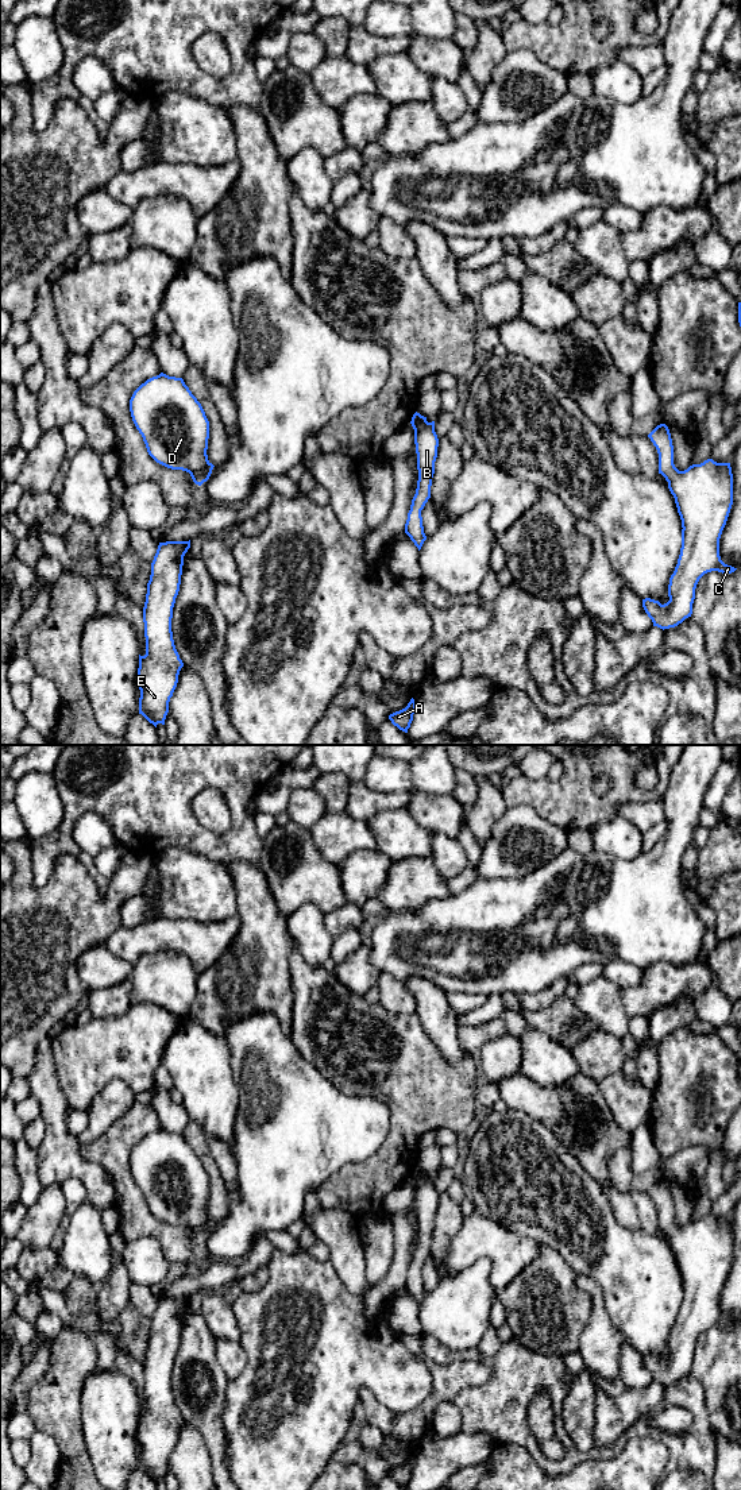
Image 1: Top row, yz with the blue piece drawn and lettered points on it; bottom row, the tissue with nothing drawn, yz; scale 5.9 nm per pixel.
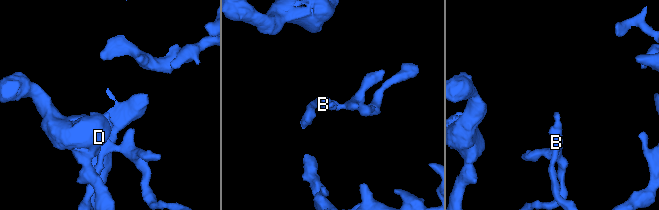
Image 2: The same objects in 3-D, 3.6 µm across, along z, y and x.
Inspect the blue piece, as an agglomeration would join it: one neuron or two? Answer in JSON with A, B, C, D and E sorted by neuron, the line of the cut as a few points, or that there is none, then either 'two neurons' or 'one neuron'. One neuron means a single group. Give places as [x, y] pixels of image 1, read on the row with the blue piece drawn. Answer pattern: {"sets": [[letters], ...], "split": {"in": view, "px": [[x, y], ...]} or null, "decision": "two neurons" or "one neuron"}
{"sets": [["A", "B", "C", "D", "E"]], "split": null, "decision": "one neuron"}

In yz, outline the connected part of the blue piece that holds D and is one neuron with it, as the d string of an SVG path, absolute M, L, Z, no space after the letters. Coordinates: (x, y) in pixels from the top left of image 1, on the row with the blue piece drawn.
M161 372L147 379L134 391L130 412L157 463L189 472L198 486L209 479L209 421L182 378Z

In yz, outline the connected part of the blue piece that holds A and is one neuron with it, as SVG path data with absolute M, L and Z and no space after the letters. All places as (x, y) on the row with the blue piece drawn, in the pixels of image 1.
M412 698L410 702L408 703L408 706L405 709L390 714L389 719L400 730L408 733L408 729L410 727L410 723L413 721L414 710L416 710L416 702Z

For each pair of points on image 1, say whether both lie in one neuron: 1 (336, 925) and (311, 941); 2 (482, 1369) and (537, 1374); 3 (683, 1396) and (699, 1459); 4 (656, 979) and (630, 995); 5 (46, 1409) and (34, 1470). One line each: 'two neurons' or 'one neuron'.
1: two neurons
2: two neurons
3: one neuron
4: one neuron
5: two neurons

